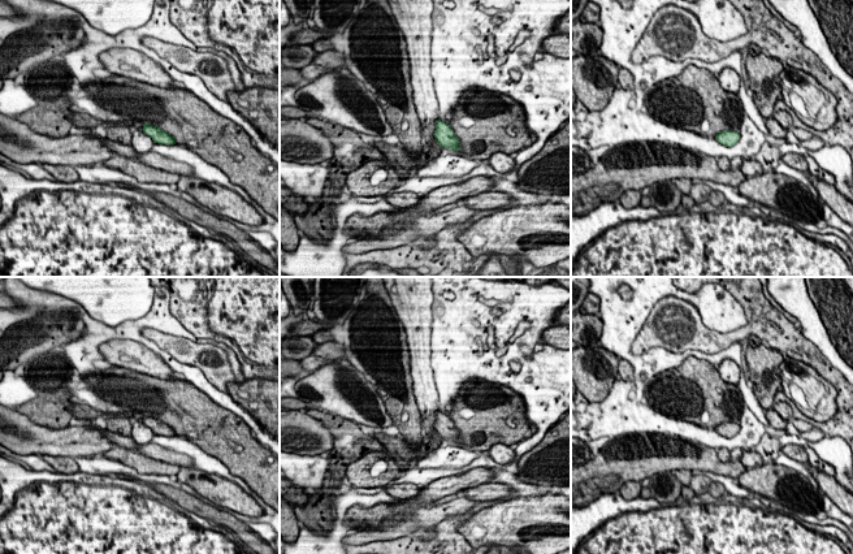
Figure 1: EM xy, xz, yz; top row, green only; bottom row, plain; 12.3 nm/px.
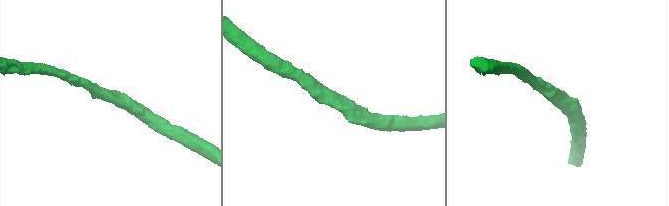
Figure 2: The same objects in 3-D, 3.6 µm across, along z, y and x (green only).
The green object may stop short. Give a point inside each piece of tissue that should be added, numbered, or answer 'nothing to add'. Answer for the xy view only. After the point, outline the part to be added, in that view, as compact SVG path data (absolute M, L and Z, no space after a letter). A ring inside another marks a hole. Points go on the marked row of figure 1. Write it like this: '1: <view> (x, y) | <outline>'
nothing to add

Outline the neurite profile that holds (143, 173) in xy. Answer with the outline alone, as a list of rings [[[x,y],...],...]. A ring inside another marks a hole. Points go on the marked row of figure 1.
[[[113,155],[109,160],[103,163],[104,165],[122,170],[126,174],[133,176],[139,182],[153,182],[153,183],[177,183],[181,178],[177,173],[169,173],[161,169],[156,169],[142,164],[135,159],[130,159],[121,155]]]

